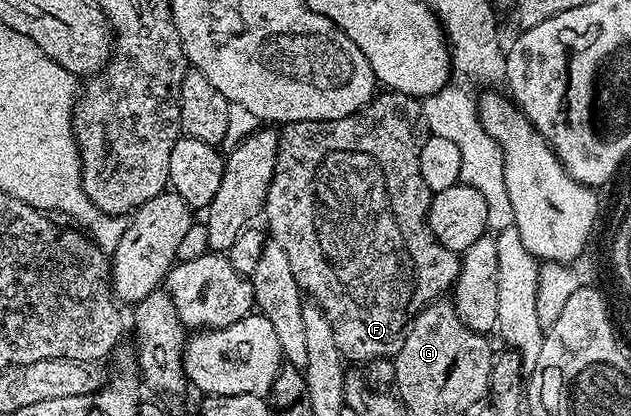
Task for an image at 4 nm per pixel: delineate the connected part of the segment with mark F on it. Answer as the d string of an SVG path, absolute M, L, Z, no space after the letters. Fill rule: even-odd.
M381 91L369 104L343 119L291 121L280 130L279 136L281 142L279 143L275 175L271 181L271 187L267 191L263 210L263 221L269 224L268 232L271 234L272 240L277 241L279 247L283 247L283 252L287 255L287 260L291 262L291 271L295 275L302 294L309 296L310 293L313 296L310 298L327 315L327 319L335 331L335 343L342 358L348 359L350 362L353 360L372 363L396 357L398 351L403 347L403 339L406 329L409 328L409 322L426 305L431 305L442 295L448 294L457 284L457 277L461 271L461 257L440 245L429 226L429 204L433 201L434 193L427 187L427 183L423 183L423 175L419 171L419 155L423 151L423 143L427 136L421 101L411 95Z

